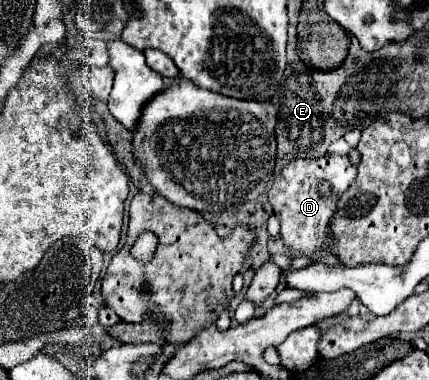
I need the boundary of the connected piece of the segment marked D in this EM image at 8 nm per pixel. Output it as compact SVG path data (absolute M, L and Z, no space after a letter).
M325 153L317 159L293 159L281 169L279 177L269 189L269 203L281 223L281 239L293 253L327 253L325 233L329 233L329 219L337 209L339 197L347 191L355 175L357 165L349 161L349 155L339 153Z

